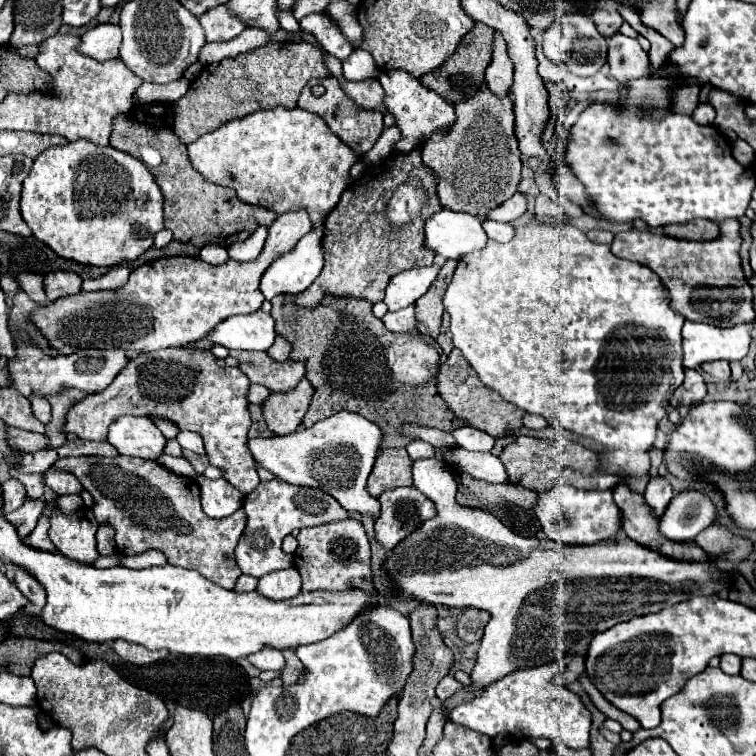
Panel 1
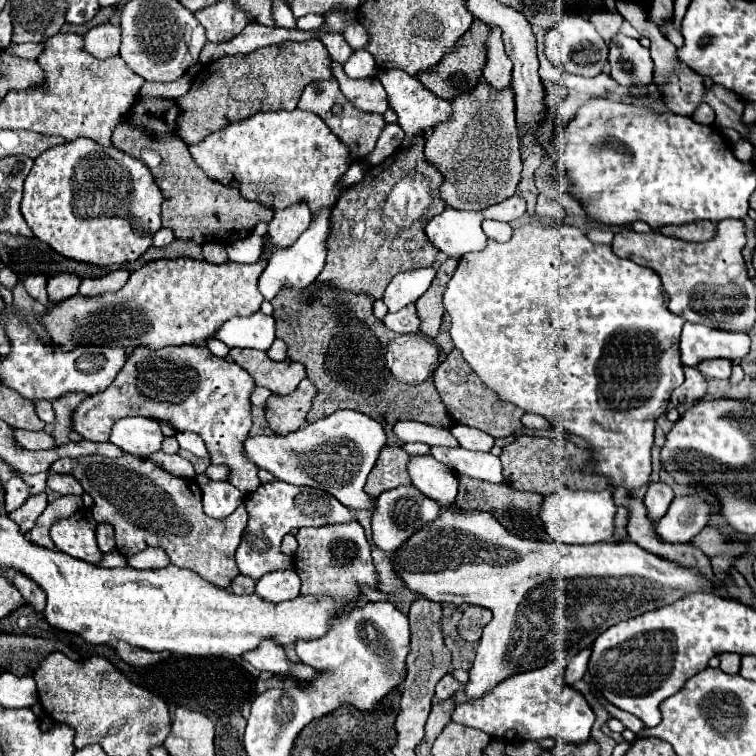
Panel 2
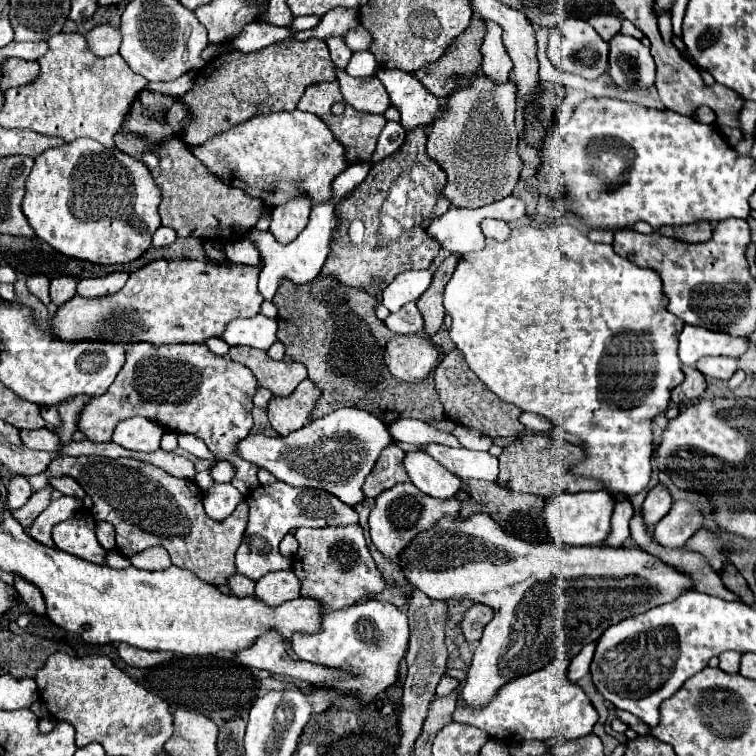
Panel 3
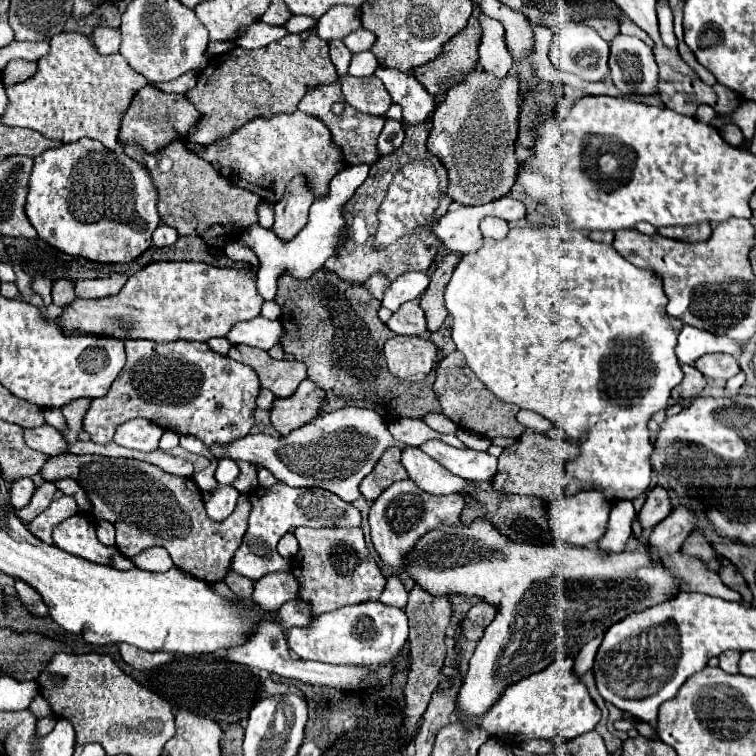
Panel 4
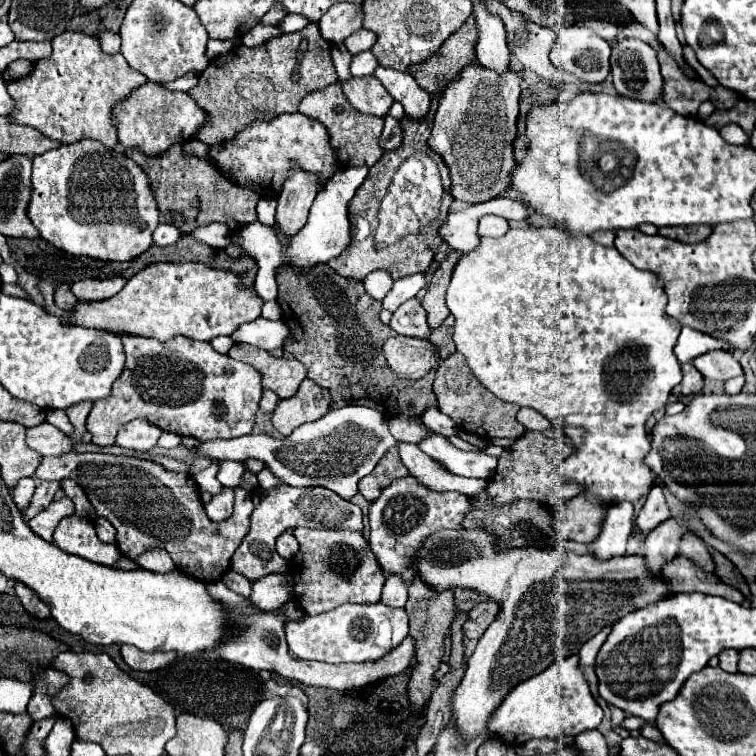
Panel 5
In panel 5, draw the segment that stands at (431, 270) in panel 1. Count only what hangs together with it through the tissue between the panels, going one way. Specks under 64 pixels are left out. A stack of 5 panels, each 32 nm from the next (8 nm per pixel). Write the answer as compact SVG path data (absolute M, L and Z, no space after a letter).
M408 274L408 276L402 276L398 278L394 284L392 284L392 290L386 294L386 298L382 300L382 306L390 312L394 312L400 304L404 304L406 300L418 296L418 292L422 288L426 288L428 280L426 280L426 274Z

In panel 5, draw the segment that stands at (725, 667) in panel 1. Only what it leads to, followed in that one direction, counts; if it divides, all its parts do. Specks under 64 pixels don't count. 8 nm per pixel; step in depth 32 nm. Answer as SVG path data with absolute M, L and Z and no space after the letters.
M724 650L718 658L720 658L720 668L726 672L738 672L738 652L736 650Z

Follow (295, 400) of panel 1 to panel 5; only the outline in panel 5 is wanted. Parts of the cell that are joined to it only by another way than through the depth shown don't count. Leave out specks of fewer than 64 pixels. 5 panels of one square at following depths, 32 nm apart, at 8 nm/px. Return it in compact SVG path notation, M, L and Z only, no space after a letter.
M306 378L292 398L280 400L280 404L276 404L272 412L272 424L282 436L288 436L300 424L322 418L328 412L328 408L330 392Z

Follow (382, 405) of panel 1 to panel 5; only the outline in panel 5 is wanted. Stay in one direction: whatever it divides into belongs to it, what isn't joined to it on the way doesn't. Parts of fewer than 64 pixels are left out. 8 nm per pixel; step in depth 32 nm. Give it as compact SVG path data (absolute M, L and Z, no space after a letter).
M326 264L316 266L306 276L298 276L296 272L292 272L292 268L280 268L276 280L278 280L276 302L282 308L282 322L292 332L292 336L288 338L288 344L284 344L284 352L288 352L296 360L300 360L308 368L308 378L330 392L330 396L334 400L332 402L334 410L344 404L370 406L370 408L376 408L378 412L382 412L390 420L410 408L416 412L416 416L422 416L428 408L438 408L438 402L432 392L434 372L428 372L422 380L412 382L412 380L400 378L400 376L392 374L392 370L388 370L388 364L382 354L382 344L396 332L390 330L390 326L380 322L378 314L382 310L382 304L366 294L362 282L342 278Z

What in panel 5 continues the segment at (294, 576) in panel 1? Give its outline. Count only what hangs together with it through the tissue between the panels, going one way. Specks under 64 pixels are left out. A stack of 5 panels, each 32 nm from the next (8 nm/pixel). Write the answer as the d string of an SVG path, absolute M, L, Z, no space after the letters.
M268 574L252 584L250 602L260 610L274 612L292 598L294 598L294 584L292 576L288 574Z

